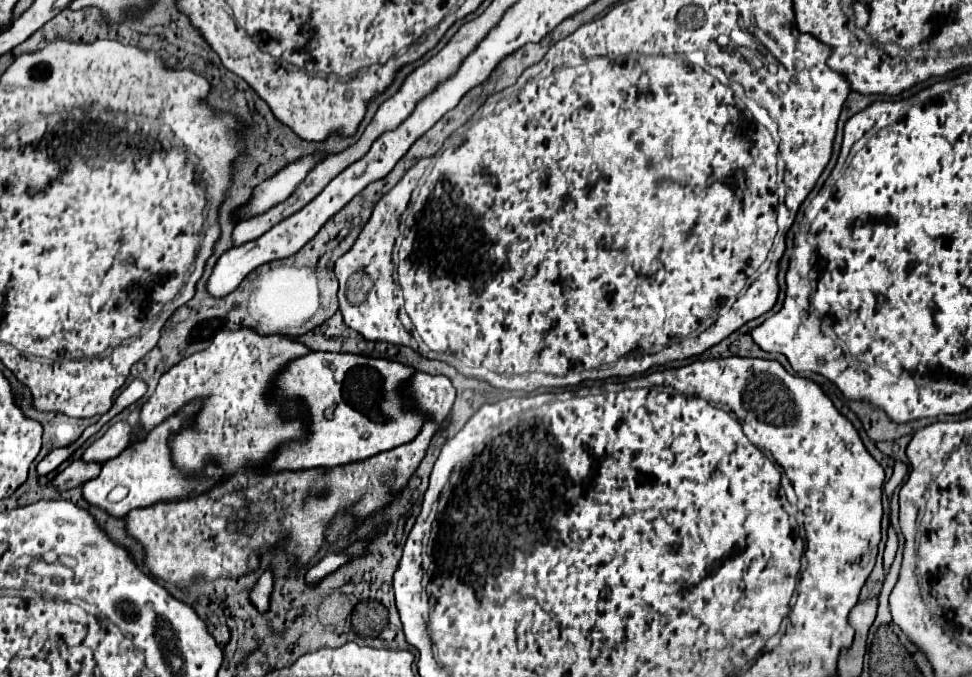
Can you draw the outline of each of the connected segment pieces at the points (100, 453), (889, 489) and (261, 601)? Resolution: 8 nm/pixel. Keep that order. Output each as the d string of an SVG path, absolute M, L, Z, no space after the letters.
M125 422L113 424L101 438L97 438L81 456L83 462L97 462L103 464L115 456L119 456L127 446L131 438L131 426Z
M895 461L893 466L893 474L883 486L884 492L886 491L886 494L888 495L889 499L891 499L894 490L903 482L907 474L908 465L900 461Z
M267 570L267 572L259 578L254 588L251 589L249 598L251 598L251 602L257 606L259 612L265 612L265 610L269 608L269 596L271 596L273 591L273 584L273 574Z

